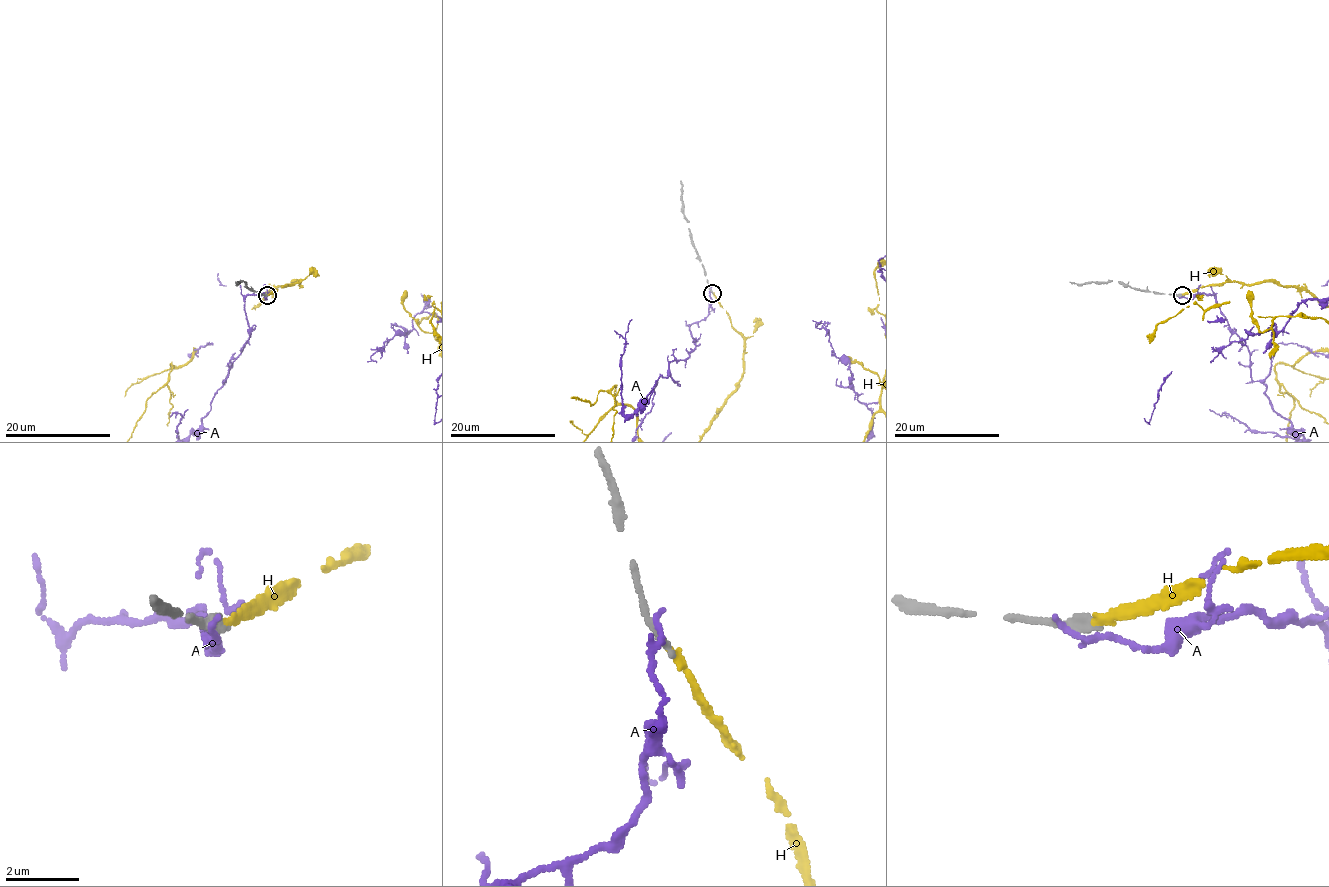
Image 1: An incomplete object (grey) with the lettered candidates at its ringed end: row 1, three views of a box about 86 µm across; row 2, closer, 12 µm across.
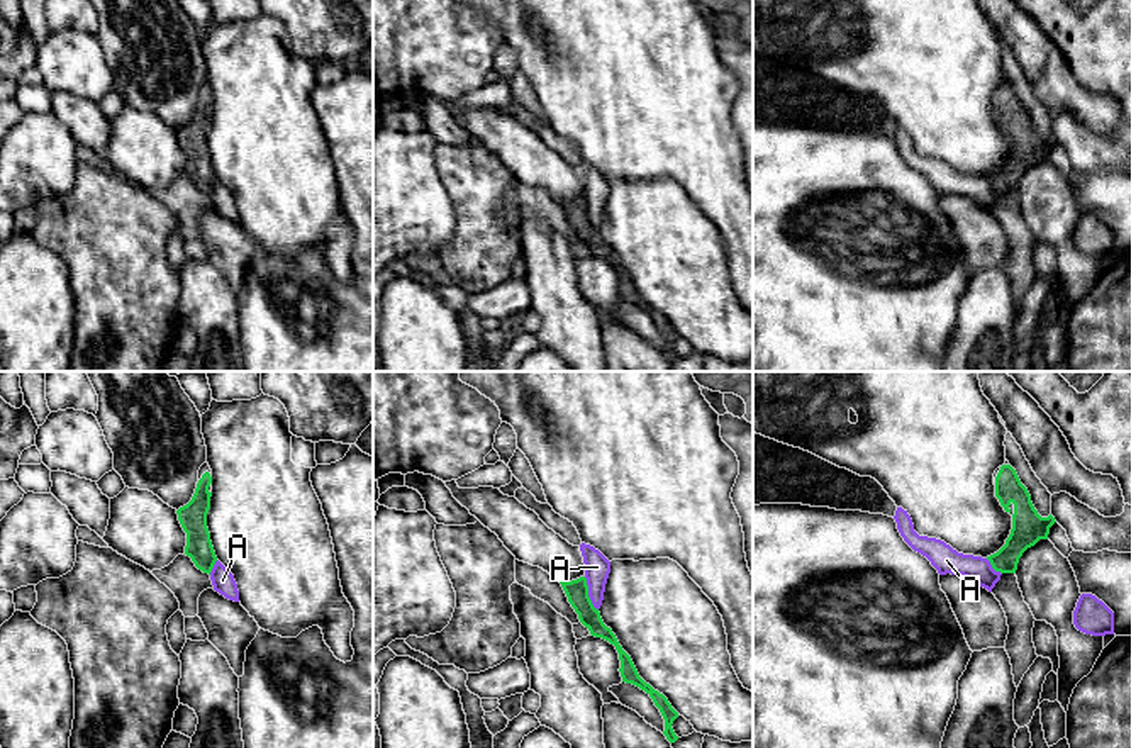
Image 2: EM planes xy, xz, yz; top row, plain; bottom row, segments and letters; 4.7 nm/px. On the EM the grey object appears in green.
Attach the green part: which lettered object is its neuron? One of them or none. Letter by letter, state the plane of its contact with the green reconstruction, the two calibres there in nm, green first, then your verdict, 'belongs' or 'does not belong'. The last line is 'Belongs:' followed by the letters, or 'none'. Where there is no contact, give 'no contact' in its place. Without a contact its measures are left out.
A: xz | 110/120 nm | does not belong
H: no contact | belongs
Belongs: H

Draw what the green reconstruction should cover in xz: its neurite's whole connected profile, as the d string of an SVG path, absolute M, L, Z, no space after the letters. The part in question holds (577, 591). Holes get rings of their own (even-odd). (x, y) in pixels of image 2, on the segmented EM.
M580 577L577 580L560 582L560 583L568 597L568 602L578 614L580 622L590 631L590 634L595 638L602 638L616 646L619 653L619 660L621 660L619 672L621 672L622 682L639 687L653 699L655 706L660 709L665 719L663 734L666 736L670 743L675 743L678 736L675 734L671 724L678 717L678 712L671 707L671 704L663 694L655 690L649 684L646 684L639 677L631 656L622 650L612 629L604 624L599 609L593 607L588 597L587 578Z

